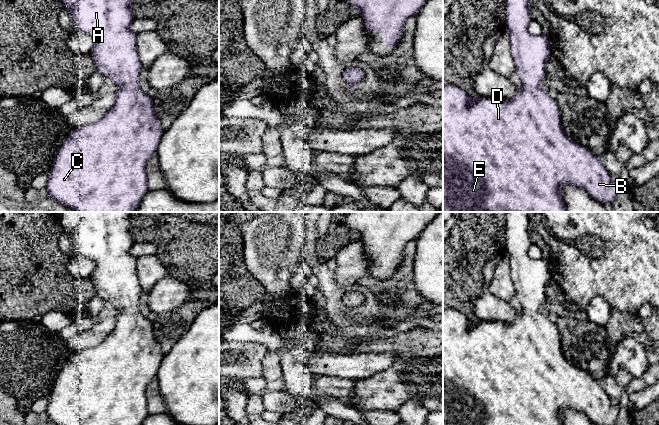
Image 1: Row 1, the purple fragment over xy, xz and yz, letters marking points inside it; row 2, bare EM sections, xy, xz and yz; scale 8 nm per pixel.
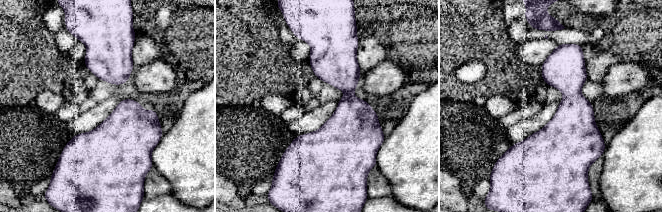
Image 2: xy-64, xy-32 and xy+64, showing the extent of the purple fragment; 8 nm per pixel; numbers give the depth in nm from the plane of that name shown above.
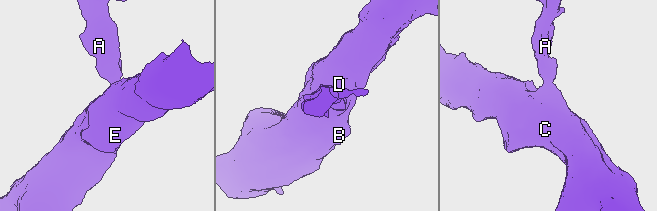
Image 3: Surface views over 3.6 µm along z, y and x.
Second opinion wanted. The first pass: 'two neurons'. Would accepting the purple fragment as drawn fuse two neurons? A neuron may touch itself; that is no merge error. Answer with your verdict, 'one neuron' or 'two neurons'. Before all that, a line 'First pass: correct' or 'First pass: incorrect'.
First pass: incorrect
one neuron

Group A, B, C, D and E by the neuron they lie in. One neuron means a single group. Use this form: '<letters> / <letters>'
A B C D E

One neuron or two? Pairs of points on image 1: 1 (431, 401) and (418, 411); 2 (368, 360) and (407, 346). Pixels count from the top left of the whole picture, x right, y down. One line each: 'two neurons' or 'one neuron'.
1: two neurons
2: two neurons

